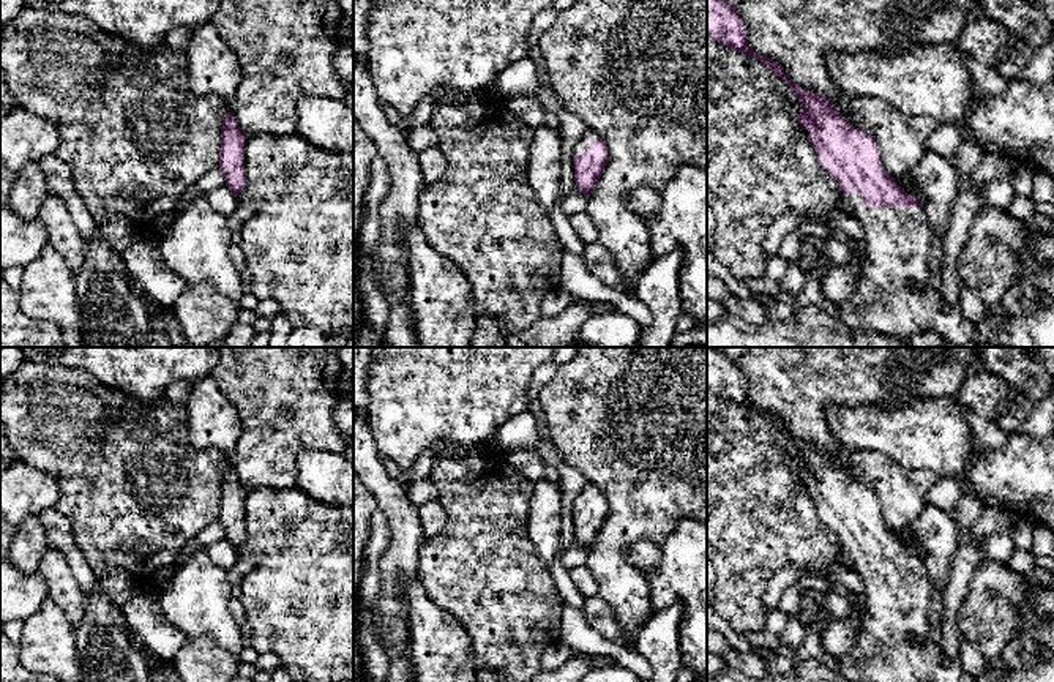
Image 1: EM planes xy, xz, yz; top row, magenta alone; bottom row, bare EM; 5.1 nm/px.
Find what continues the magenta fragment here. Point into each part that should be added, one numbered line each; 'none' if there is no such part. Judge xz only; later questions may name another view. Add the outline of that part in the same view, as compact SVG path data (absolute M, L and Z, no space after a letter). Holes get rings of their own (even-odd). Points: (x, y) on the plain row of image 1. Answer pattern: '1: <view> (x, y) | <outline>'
1: xz (584, 498) | M590 485L582 494L577 496L577 499L574 500L574 508L581 508L584 507L589 500L592 494L600 494L601 489L595 485Z

